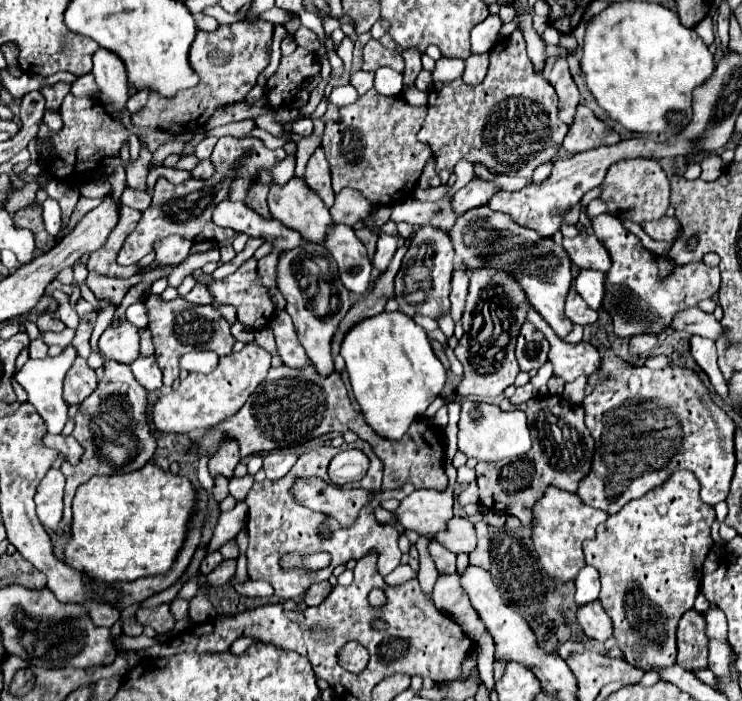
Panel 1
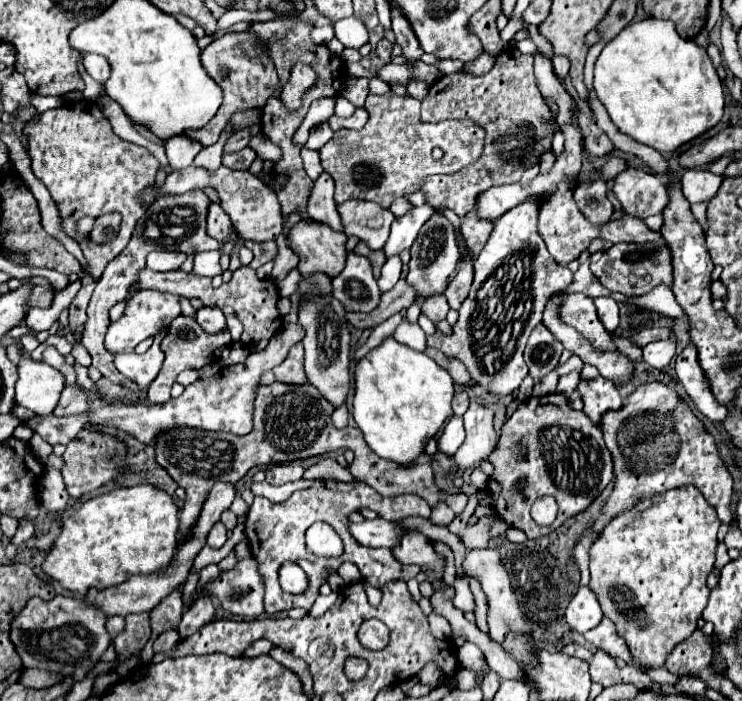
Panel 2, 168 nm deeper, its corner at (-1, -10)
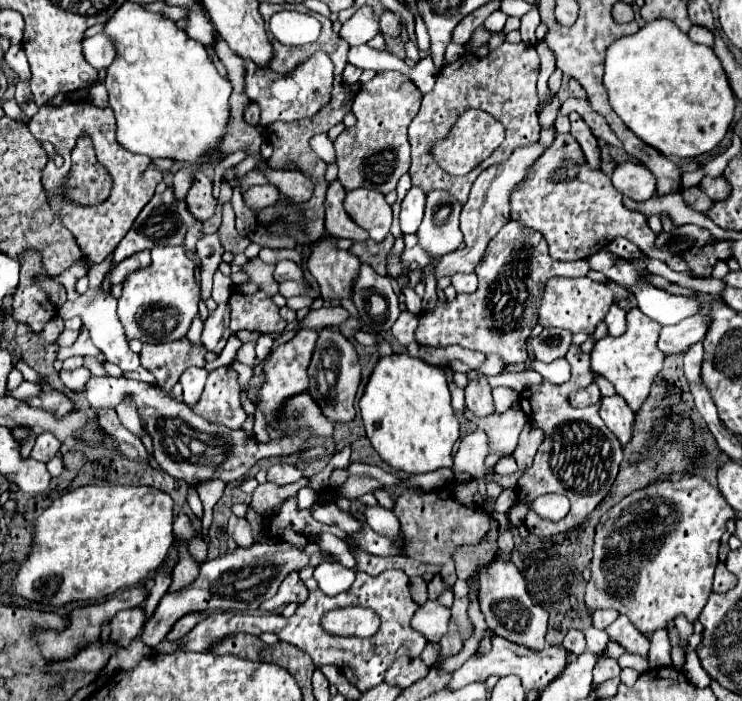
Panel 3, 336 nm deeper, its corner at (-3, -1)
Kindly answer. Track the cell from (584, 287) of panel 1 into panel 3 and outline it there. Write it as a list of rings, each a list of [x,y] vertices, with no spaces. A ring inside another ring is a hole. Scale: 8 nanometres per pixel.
[[[616,303],[612,305],[612,309],[606,315],[606,325],[608,325],[608,333],[612,337],[620,337],[626,329],[626,311],[622,311]]]

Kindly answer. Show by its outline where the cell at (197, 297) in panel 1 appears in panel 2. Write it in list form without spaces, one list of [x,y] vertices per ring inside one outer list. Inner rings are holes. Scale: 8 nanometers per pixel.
[[[202,306],[200,310],[196,310],[196,322],[210,334],[216,334],[226,328],[226,318],[222,310],[212,308],[212,306]]]

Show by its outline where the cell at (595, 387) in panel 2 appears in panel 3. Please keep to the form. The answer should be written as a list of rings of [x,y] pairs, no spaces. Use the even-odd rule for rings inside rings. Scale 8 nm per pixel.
[[[602,397],[602,409],[600,417],[606,423],[606,427],[618,437],[622,445],[626,445],[632,439],[634,431],[634,411],[628,409],[628,403],[620,397]]]

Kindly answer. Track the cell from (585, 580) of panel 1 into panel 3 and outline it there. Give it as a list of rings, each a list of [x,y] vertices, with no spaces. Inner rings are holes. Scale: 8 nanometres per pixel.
[[[610,609],[594,611],[594,615],[592,615],[592,623],[594,623],[594,627],[596,627],[596,629],[606,629],[612,621],[616,621],[616,617],[618,617],[618,615],[620,615],[620,613],[610,611]]]

